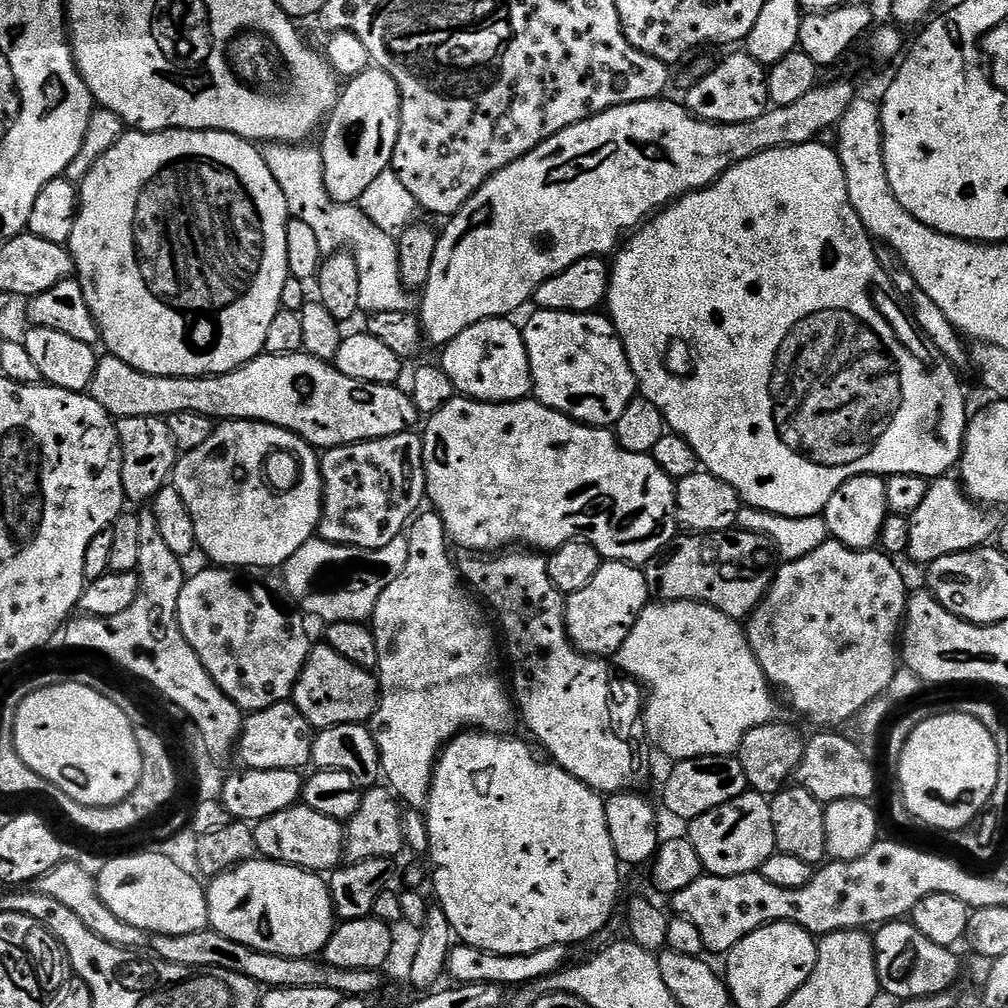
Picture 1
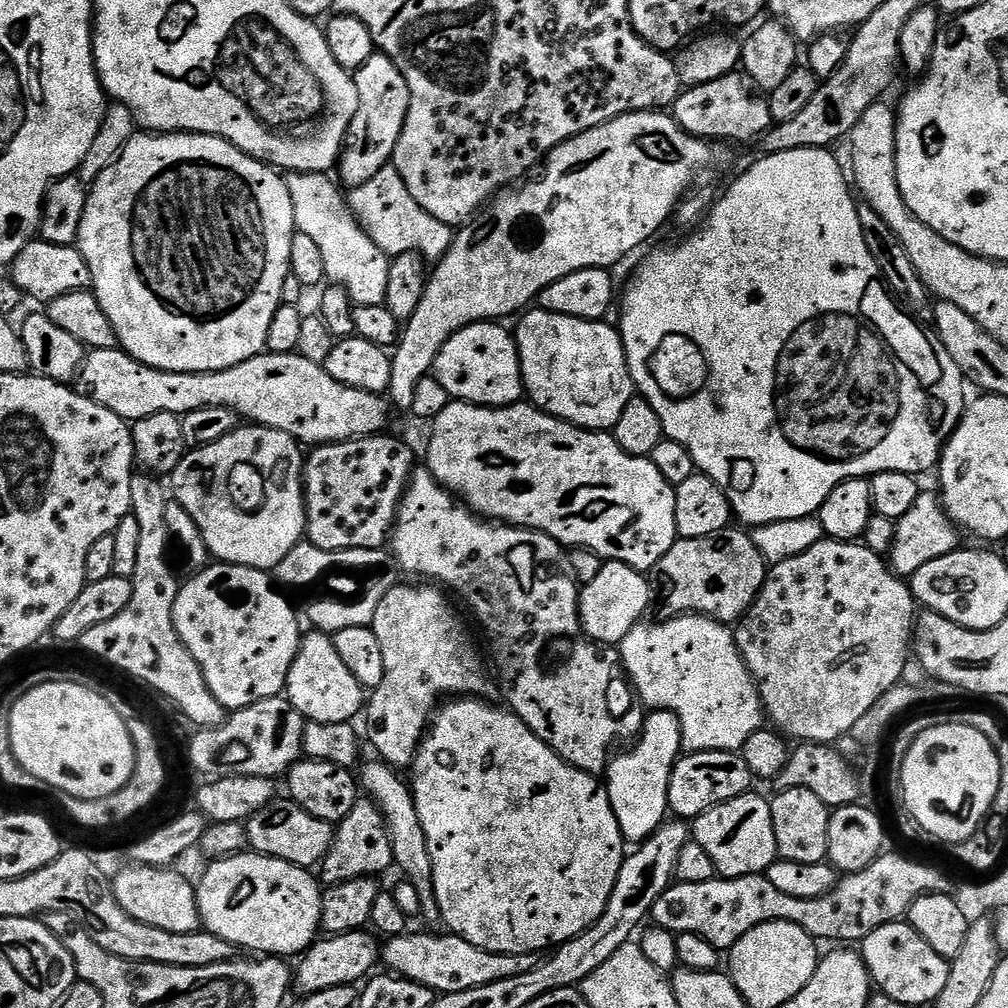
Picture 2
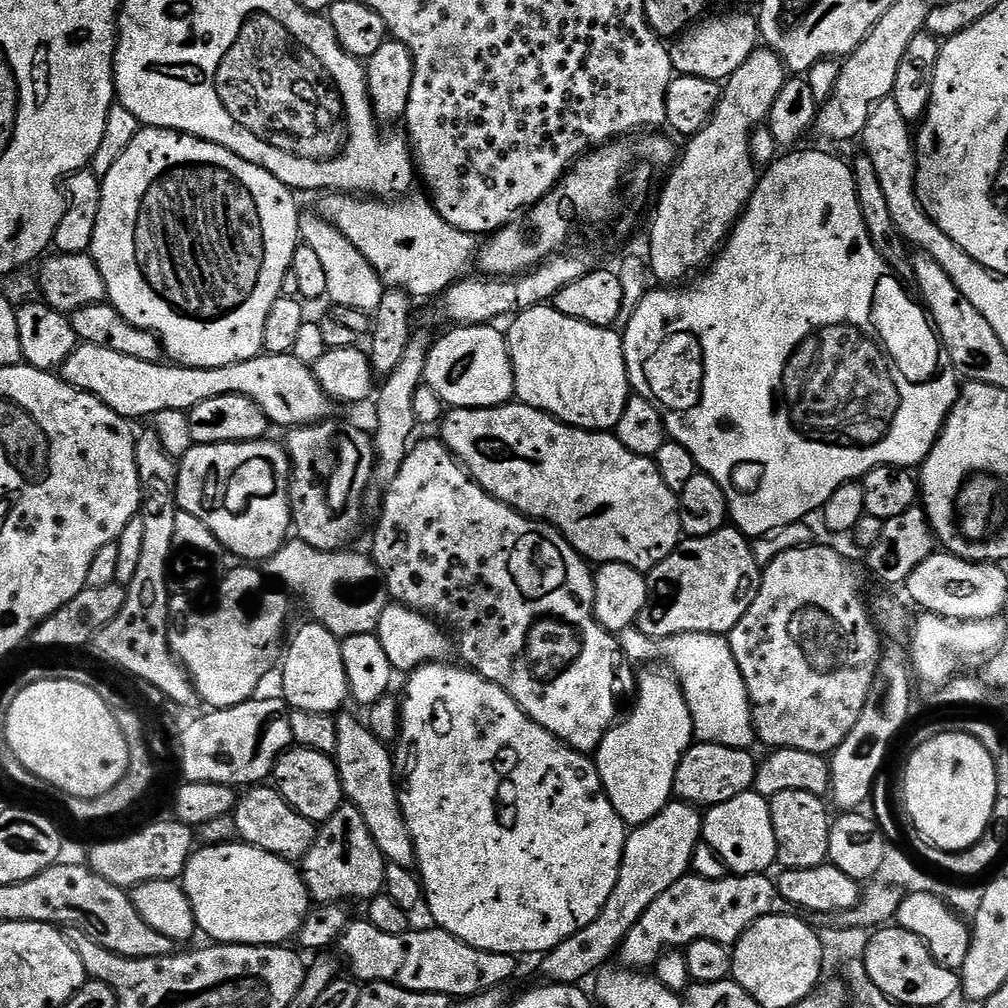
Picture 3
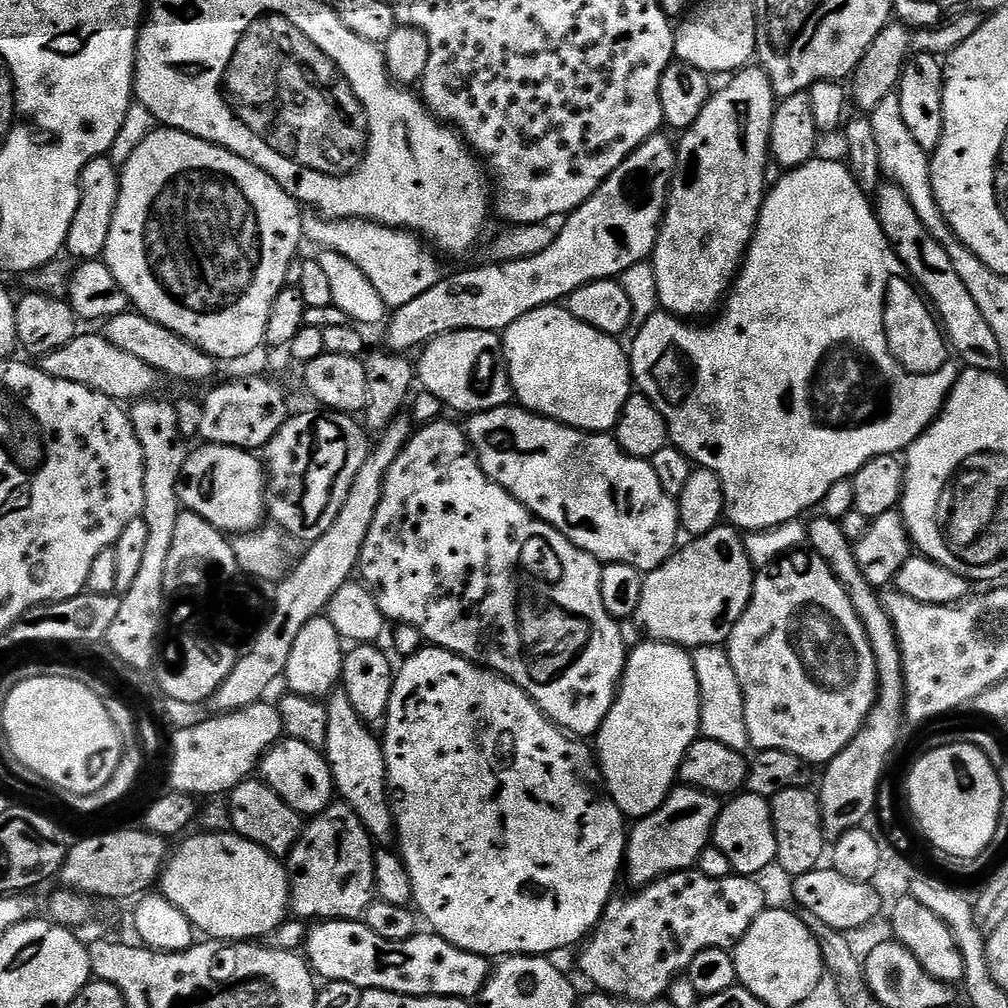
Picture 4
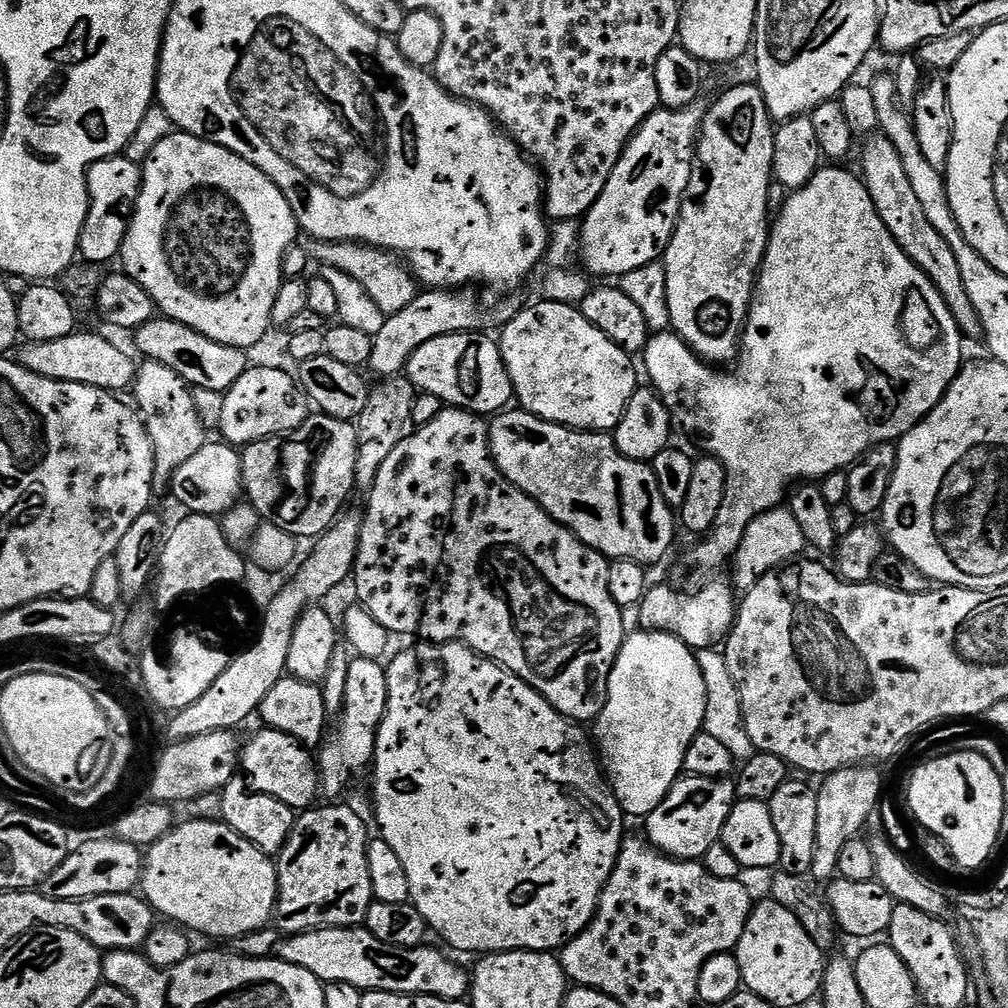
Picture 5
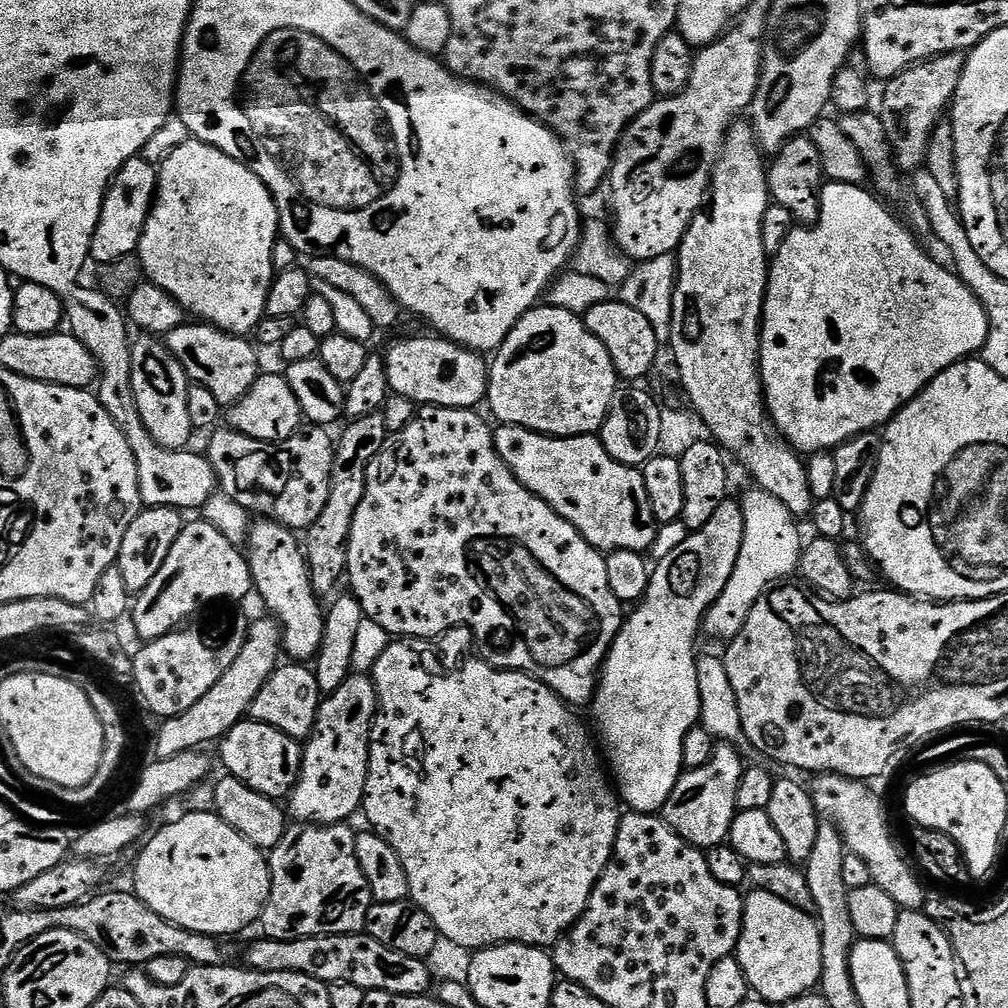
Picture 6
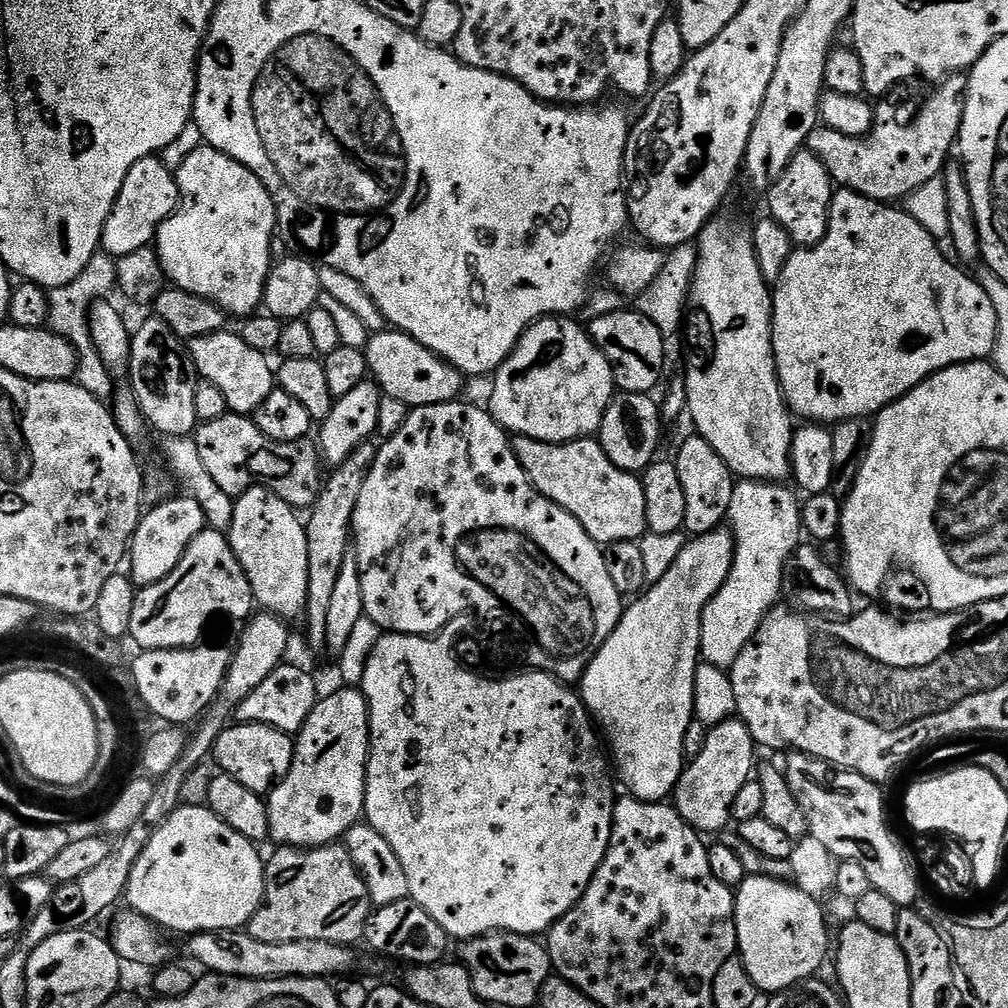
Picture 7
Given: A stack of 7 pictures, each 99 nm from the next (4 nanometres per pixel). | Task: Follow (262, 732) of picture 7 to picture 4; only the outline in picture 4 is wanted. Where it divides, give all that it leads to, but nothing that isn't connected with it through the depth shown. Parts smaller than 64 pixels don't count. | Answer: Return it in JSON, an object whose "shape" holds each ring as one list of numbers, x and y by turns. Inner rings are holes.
{"shape":[[281,739,269,750,258,769,259,775,265,784,271,786,274,794,286,802,295,812,305,818,311,818,328,809,328,805,334,800,334,785,332,783,332,771,328,760,321,749,314,746,306,746,306,742]]}

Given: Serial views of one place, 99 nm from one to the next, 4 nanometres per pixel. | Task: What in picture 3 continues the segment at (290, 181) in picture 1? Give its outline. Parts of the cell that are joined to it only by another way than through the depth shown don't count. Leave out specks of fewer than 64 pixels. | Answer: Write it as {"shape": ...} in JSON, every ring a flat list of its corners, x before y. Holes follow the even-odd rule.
{"shape":[[304,214,300,218,300,239,310,250,318,253,318,258,326,270,327,299,337,308,353,308,369,314,375,313,378,302,382,302,385,284,380,281,374,266,354,248,350,238,342,234,333,224,321,216]]}

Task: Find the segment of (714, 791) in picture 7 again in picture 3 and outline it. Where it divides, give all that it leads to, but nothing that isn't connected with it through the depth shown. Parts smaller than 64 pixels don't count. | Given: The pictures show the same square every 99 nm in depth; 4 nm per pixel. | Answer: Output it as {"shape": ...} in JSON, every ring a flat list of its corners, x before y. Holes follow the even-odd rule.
{"shape":[[669,802,657,816,650,818,650,822,633,827,627,833,624,842,624,857,622,866,618,870,618,882,614,886,614,894,610,894,610,898,606,898,606,906,598,914,598,918,594,918,594,922,590,922,590,926,578,930,578,934,566,938,566,942,543,953,541,960,544,961,540,964,540,972,545,976,543,979,553,984,579,985,584,982,580,980,586,979,587,976,595,977,611,961,608,959,611,956,613,959,619,953,620,943,624,941,626,934,630,934,630,930,636,925,638,918,642,918,644,911,658,897,666,894,666,890,670,890,670,886,674,886,674,882,689,875,692,855,700,843,702,843,701,809,683,802]]}

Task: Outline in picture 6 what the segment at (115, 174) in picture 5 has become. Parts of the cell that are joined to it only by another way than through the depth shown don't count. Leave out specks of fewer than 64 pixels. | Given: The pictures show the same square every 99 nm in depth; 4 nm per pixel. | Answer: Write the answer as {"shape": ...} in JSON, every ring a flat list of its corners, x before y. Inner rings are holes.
{"shape":[[143,155,134,157,120,167,116,177,108,185,108,192,102,202,102,214,98,218,98,226,90,242,91,259,97,260,97,265,103,266,121,260,139,249,146,218,156,200,157,179,157,165,146,162]]}

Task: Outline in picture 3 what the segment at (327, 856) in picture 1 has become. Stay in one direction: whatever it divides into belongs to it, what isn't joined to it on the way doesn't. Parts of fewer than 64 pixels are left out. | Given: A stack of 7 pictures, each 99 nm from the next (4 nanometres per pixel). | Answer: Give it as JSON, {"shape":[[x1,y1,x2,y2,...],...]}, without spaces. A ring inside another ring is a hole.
{"shape":[[252,786,239,797,234,809,238,822,238,837,243,843,253,844,258,850,266,850,283,860,303,861,305,854,314,846,318,831,317,821,306,818,282,798,272,786]]}

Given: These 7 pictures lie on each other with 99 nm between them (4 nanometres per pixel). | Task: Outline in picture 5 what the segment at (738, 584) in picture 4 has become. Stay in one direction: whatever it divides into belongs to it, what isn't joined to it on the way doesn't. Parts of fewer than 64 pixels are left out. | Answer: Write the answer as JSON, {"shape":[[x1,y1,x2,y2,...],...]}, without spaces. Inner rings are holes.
{"shape":[[717,578,691,594,678,592,667,583,649,587,638,606,639,627,650,632,669,632,693,650,708,650,719,645,731,632,738,611,737,597,732,597,733,585,723,584,722,580]]}

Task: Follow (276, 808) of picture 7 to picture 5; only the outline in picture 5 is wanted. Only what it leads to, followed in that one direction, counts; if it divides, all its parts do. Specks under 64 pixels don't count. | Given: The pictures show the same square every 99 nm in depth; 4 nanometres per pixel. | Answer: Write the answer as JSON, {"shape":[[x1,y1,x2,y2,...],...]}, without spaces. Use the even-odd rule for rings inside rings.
{"shape":[[353,659,346,674,344,710,338,717,340,733,337,744,325,743,318,752,320,790,328,798,340,798,355,772,371,765,376,755,376,731,388,709,388,674,380,660],[320,755,320,756,319,756]]}

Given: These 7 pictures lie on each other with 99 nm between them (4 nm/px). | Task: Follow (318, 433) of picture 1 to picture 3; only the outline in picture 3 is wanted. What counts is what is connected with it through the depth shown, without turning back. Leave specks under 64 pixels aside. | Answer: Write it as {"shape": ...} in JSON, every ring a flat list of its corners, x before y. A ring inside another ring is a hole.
{"shape":[[83,342,77,343,76,349,66,358,66,362,58,370,61,380,74,386,79,392,88,392,92,396,110,406,119,416,148,416,155,418,162,410,182,410,198,406,203,400,218,398,226,394,238,394,253,400,267,414,273,425,281,424,284,430,299,428,302,424,319,424,329,415,330,401,322,386,316,380,316,373,311,367,298,362,295,356,269,356,261,354,252,360,238,362,221,368,185,368,175,362,141,362,139,358,126,358,126,354,117,354,115,350,106,350,102,346,94,346]]}

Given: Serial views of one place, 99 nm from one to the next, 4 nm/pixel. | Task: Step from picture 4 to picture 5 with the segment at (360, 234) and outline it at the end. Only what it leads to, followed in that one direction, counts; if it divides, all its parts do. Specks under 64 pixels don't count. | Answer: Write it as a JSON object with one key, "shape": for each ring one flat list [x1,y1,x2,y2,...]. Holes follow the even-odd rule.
{"shape":[[309,239,308,252,317,260,317,265,342,270,342,274,348,274,370,294,374,300,374,306,382,310,385,316,398,314,405,306,410,306,418,295,418,281,411,271,393,253,386,252,382,248,374,248,370,244,357,244,351,240,314,240]]}

